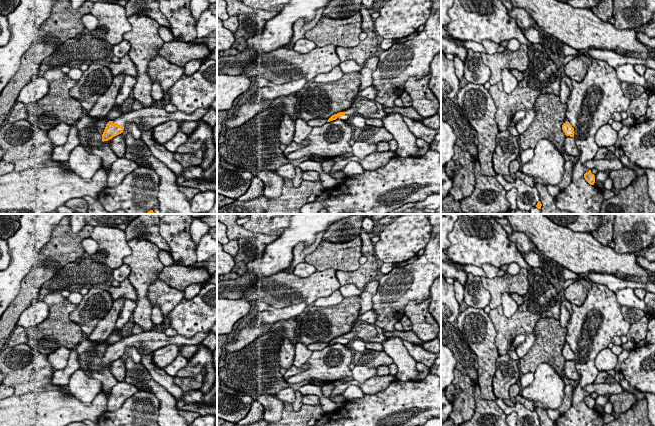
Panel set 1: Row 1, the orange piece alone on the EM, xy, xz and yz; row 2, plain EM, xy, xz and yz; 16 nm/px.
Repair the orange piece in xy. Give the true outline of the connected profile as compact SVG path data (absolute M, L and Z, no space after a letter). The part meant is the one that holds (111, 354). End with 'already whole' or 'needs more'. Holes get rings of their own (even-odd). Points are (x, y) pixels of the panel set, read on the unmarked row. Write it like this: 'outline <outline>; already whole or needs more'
outline M217 322L210 329L208 333L197 333L192 338L186 338L181 335L167 336L161 331L141 332L139 334L132 334L128 337L122 338L120 341L109 345L106 348L105 354L102 358L102 365L108 365L113 361L121 358L127 347L135 347L138 349L141 357L148 353L153 353L157 349L169 344L177 346L200 344L210 333L217 335Z; needs more

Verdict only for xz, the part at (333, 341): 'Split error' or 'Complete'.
Split error

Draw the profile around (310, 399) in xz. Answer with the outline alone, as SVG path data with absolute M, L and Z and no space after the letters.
M313 394L304 395L302 402L303 404L307 404L307 405L319 405L320 404L319 397Z

